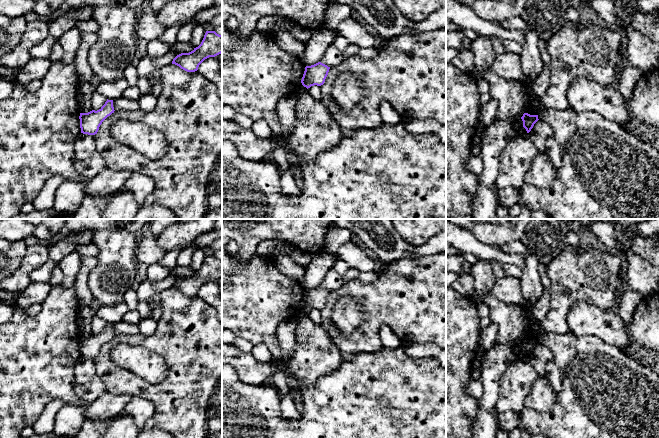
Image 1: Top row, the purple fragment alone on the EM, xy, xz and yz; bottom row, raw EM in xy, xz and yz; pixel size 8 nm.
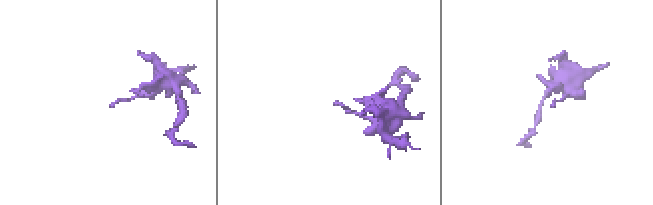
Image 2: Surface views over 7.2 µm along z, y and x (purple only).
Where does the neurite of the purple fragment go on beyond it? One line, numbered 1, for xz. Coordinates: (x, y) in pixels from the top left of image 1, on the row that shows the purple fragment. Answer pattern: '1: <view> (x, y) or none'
1: none

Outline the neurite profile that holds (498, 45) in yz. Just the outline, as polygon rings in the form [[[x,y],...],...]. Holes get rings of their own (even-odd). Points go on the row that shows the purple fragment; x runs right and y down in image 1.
[[[495,36],[488,37],[488,39],[491,41],[493,50],[496,54],[502,54],[506,52],[504,40]]]

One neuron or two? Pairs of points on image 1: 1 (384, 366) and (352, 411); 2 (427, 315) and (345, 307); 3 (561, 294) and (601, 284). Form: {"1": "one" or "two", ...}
{"1": "one", "2": "two", "3": "one"}

